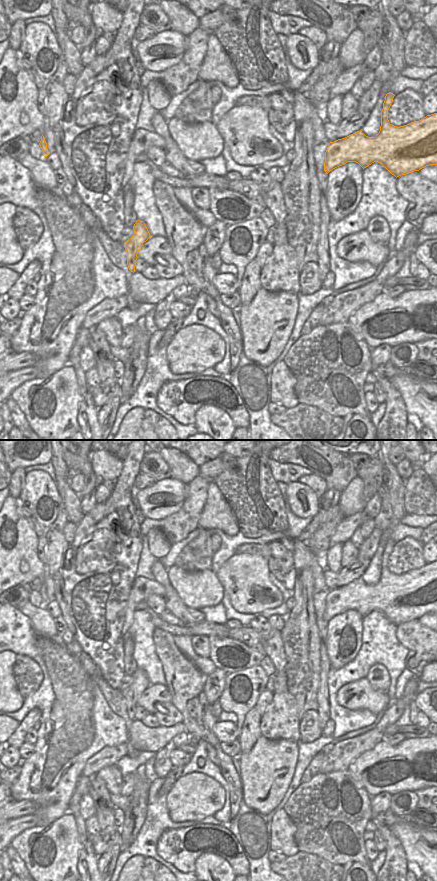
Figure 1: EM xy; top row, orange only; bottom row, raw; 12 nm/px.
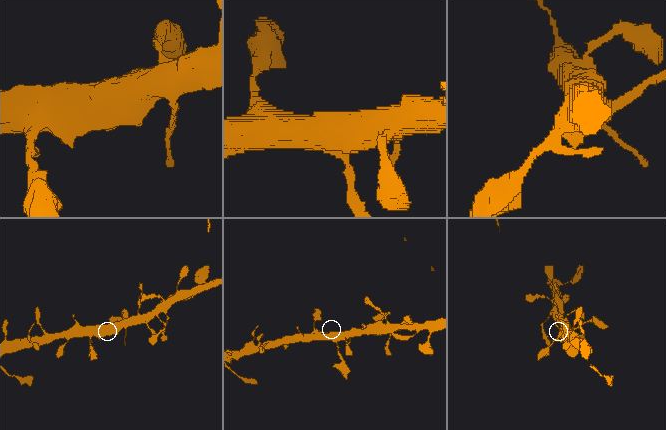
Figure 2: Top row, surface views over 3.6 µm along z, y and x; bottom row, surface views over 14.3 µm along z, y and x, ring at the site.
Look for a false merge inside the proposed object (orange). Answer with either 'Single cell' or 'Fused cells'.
Single cell

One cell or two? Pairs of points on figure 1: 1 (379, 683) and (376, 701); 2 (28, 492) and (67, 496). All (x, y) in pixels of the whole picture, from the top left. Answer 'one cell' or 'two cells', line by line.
1: two cells
2: two cells

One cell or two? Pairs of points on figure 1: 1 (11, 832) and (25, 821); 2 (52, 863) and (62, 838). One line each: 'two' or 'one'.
1: one
2: one

